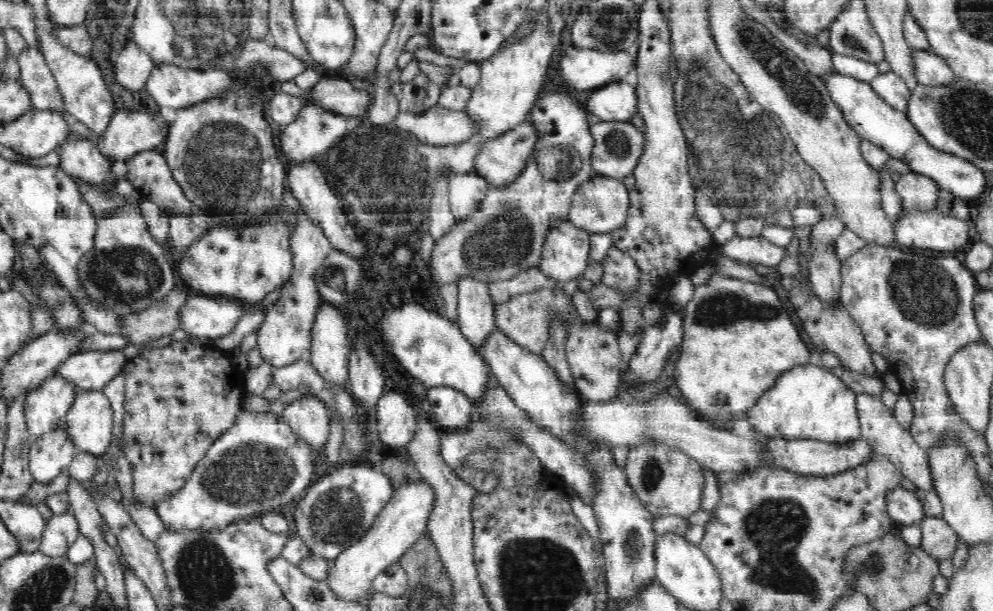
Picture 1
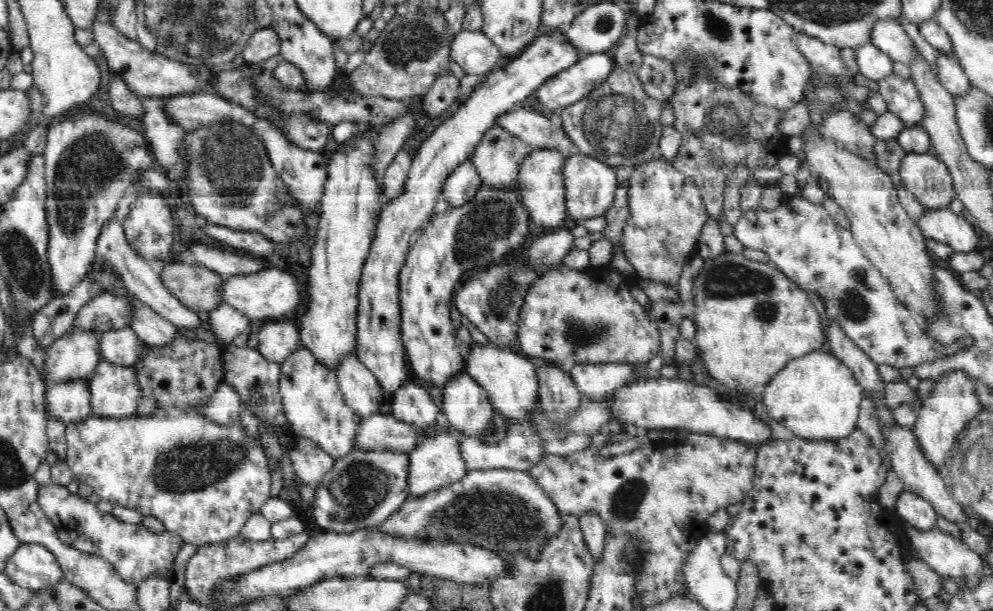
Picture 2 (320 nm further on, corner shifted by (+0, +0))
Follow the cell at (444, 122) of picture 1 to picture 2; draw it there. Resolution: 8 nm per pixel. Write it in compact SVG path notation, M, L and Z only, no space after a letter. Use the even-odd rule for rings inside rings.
M527 103L516 104L511 112L501 115L496 126L521 138L532 148L549 147L558 149L562 154L572 154L575 149L558 120L538 114L534 106Z

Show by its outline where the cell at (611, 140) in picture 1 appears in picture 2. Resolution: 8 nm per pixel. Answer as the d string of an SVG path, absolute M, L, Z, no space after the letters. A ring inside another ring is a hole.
M619 65L608 81L576 105L566 106L558 119L568 133L576 151L591 156L612 168L637 166L661 158L659 140L663 132L663 108L644 91L637 72L628 72Z

